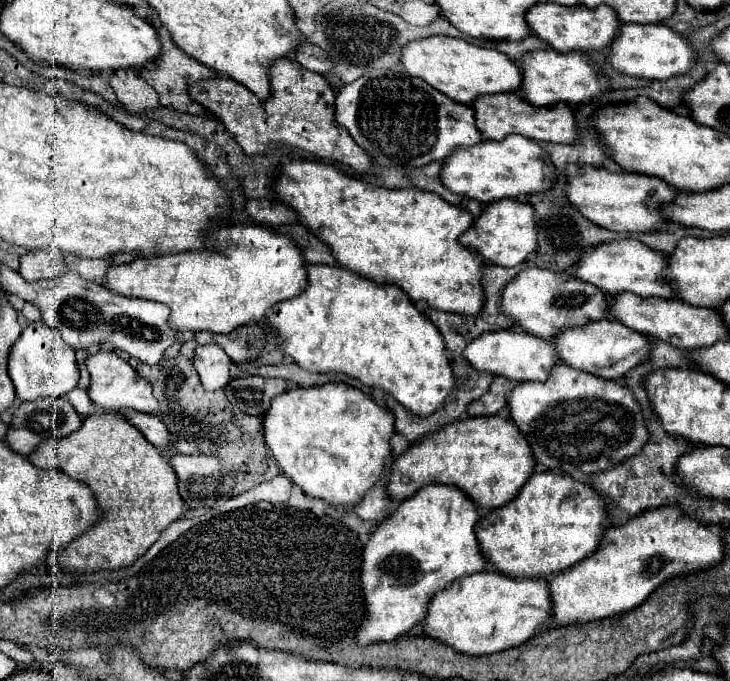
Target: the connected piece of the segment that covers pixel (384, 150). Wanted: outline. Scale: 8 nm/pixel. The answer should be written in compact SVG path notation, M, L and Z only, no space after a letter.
M374 69L374 71L366 71L366 75L362 75L360 79L356 79L354 83L346 83L338 89L336 93L336 111L334 111L334 117L336 121L346 127L350 131L350 135L356 139L356 143L372 157L372 161L380 167L396 167L396 165L404 165L404 167L422 167L430 161L442 161L446 159L456 147L470 147L470 145L478 145L482 141L482 133L476 129L474 125L474 111L470 105L462 105L462 103L454 103L454 99L446 99L446 95L442 95L440 91L436 91L434 87L430 87L426 81L418 79L418 77L410 77L410 75L402 75L402 73L394 73L394 71L386 71L386 69Z

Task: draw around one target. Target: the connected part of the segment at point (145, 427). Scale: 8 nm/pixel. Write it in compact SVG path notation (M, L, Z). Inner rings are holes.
M118 411L124 415L152 445L158 449L168 449L168 429L158 419L158 415L142 415L142 411Z

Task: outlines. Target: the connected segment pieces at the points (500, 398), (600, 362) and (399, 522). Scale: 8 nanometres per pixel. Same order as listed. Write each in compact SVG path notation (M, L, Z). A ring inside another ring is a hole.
M494 377L488 393L482 395L482 397L478 397L474 403L470 403L470 407L466 409L466 413L472 415L472 417L502 413L502 409L506 407L506 397L508 397L512 385L514 383L508 381L508 379L504 379L504 377Z
M602 319L602 323L590 323L586 327L570 327L554 339L558 357L580 371L592 373L602 379L622 379L632 367L642 363L650 353L650 341L646 335L622 325L616 319Z
M426 485L416 495L402 501L400 507L372 531L370 539L362 547L360 583L368 615L366 619L362 619L362 627L358 627L358 643L370 645L378 641L392 641L408 633L426 617L428 603L436 591L444 589L446 583L452 583L454 579L464 575L478 573L488 565L480 555L474 533L478 519L480 515L476 511L476 505L458 487Z

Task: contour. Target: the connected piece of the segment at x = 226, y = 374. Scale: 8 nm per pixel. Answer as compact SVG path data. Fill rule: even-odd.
M208 343L208 345L198 345L194 349L192 365L200 375L200 381L206 391L216 391L224 389L226 383L230 381L230 357L222 351L222 347Z

